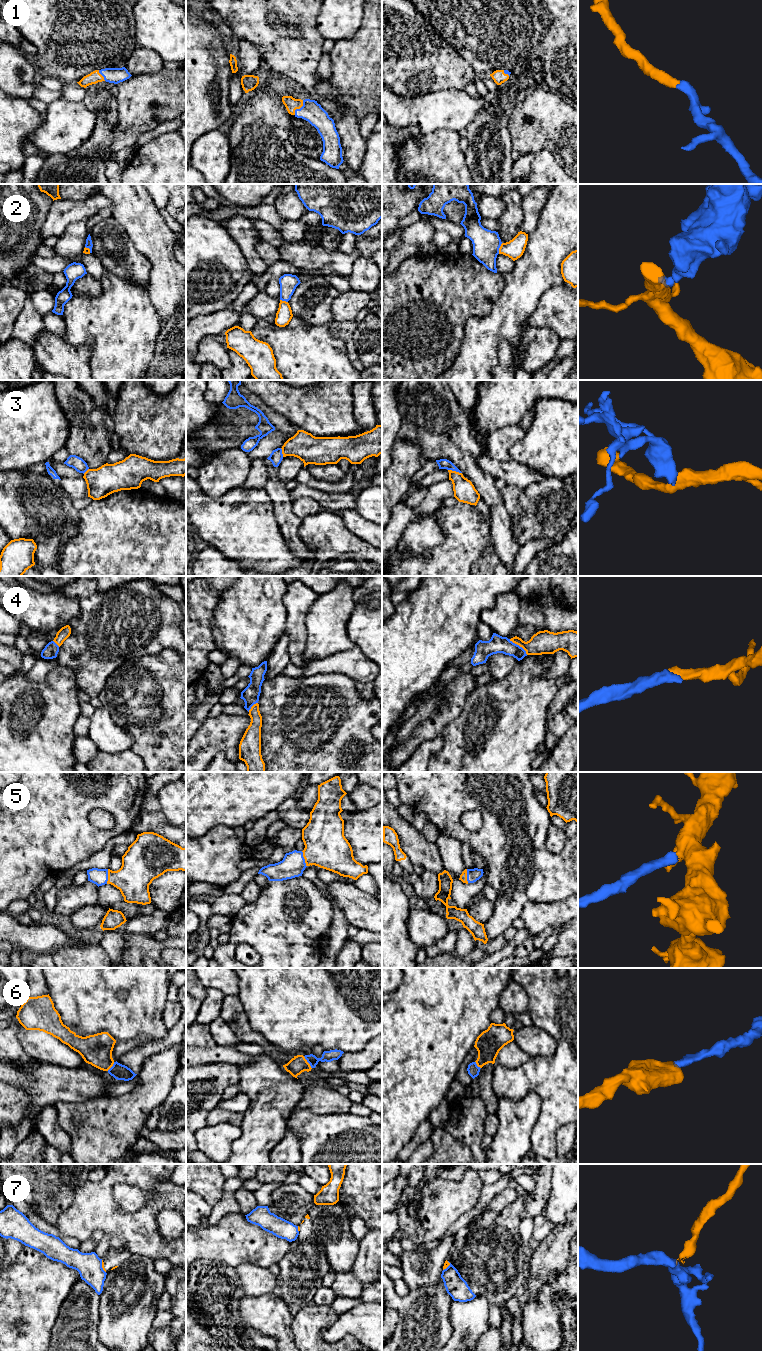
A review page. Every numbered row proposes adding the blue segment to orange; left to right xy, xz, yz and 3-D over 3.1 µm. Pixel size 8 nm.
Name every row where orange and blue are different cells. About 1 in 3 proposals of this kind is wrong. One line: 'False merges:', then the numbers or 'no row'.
False merges: 2, 3, 7

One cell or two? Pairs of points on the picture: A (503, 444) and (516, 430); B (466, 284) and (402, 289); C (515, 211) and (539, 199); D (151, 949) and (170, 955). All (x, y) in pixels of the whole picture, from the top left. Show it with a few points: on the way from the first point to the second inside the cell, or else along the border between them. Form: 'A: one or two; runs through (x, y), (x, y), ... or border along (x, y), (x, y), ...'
A: one; runs through (505, 441), (513, 433)
B: one; runs through (450, 284), (418, 283)
C: two; border along (523, 197), (521, 202), (522, 222), (519, 230)
D: two; border along (175, 947), (164, 949), (161, 957)

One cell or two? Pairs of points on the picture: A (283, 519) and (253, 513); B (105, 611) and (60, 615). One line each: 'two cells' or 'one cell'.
A: two cells
B: two cells

